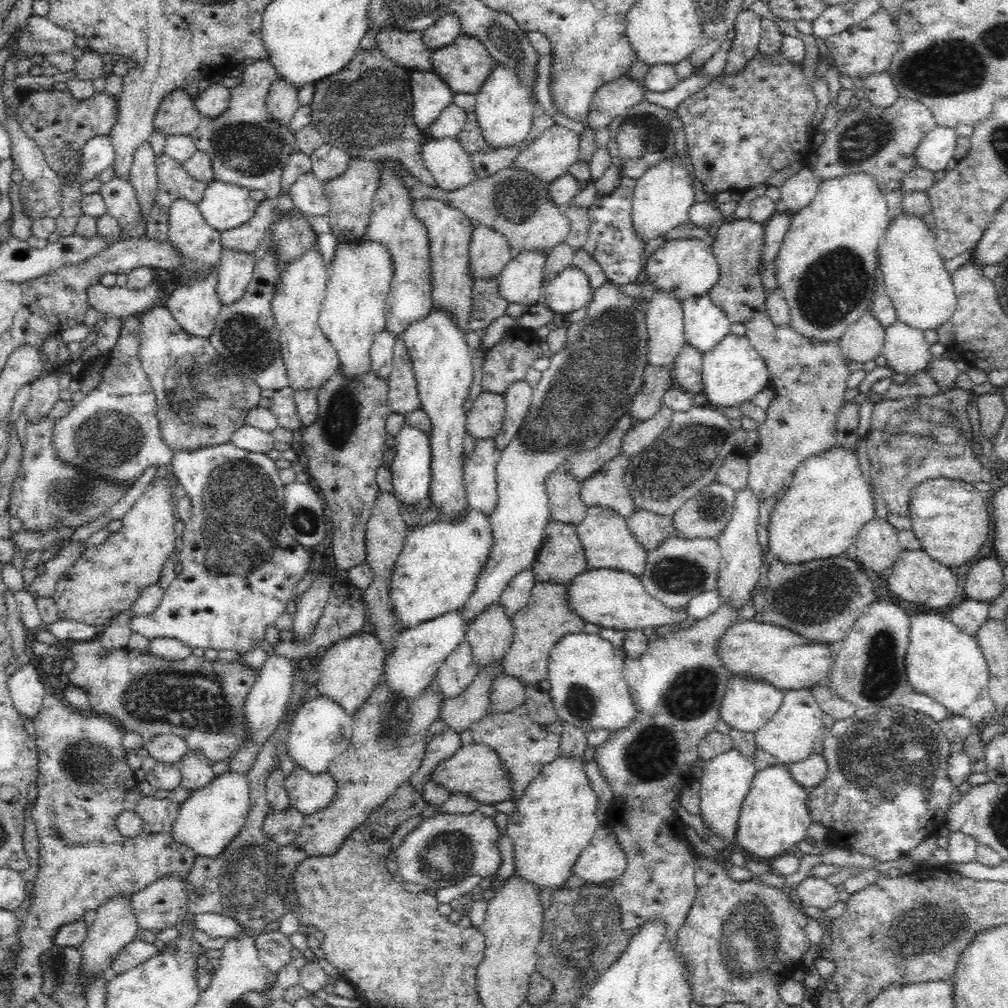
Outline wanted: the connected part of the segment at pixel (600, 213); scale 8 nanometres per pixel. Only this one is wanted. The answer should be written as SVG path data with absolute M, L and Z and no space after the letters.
M620 177L618 188L596 198L596 201L589 207L588 239L582 248L599 263L607 281L620 286L638 282L643 278L640 255L645 251L645 244L637 240L631 221L631 207L636 182L635 178Z

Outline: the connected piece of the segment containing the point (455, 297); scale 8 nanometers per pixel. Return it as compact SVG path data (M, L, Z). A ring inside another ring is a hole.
M434 198L414 199L412 213L424 222L428 229L431 255L432 290L431 299L435 308L447 310L457 320L460 328L466 330L468 312L472 308L473 279L470 271L470 242L476 222L460 210Z

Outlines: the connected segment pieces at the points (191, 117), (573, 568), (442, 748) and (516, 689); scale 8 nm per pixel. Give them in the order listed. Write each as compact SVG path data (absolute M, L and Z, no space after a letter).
M176 88L164 97L156 111L154 126L156 132L190 134L202 120L203 115L196 108L196 97L185 88Z
M554 519L548 521L544 542L533 562L535 582L549 580L568 585L588 570L586 553L575 525Z
M446 728L442 734L435 735L428 743L422 766L410 777L409 782L416 789L416 792L423 794L424 782L428 780L431 773L440 762L451 758L463 746L460 733Z
M509 674L498 676L490 690L492 706L490 706L489 713L506 713L524 705L525 694L525 683Z

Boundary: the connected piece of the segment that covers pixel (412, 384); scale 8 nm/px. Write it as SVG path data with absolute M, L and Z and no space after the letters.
M400 339L394 346L393 369L389 374L387 407L403 415L421 408L413 362L406 344Z

